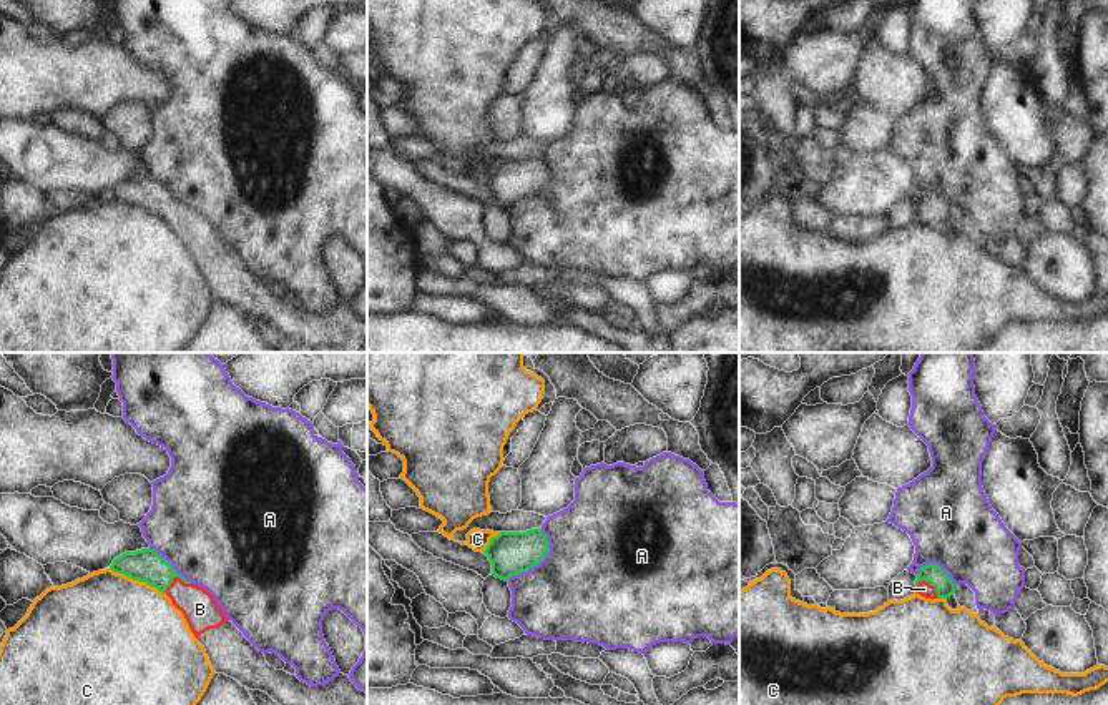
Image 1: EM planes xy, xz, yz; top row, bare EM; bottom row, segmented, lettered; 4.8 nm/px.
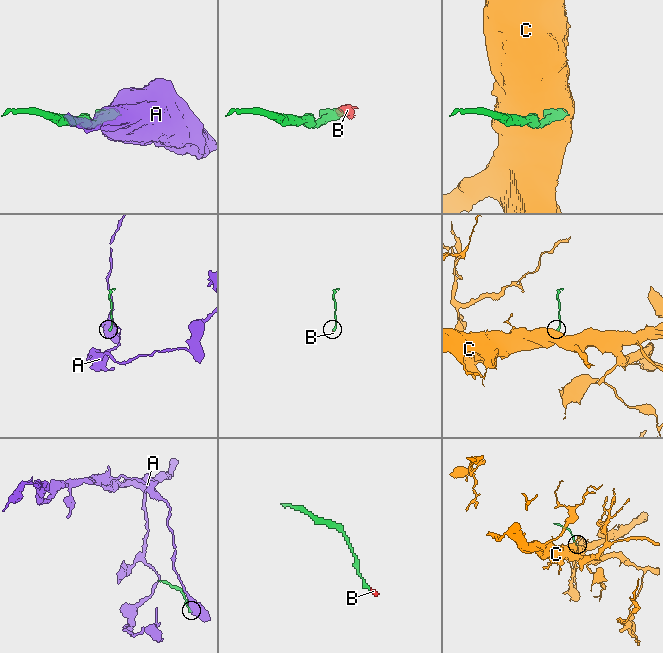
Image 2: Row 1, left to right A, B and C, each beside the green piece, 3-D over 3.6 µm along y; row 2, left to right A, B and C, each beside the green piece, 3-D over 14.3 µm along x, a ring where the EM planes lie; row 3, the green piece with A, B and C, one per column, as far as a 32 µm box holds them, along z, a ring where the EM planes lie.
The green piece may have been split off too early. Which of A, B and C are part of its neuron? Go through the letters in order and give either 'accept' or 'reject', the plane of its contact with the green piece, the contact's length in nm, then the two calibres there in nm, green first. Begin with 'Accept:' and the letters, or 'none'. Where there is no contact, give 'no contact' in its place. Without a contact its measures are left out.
Accept: B
A: reject; contact in xz; length 300 nm; calibres 200 and 480 nm
B: accept; contact in xy; length 140 nm; calibres 160 and 170 nm
C: reject; contact in xy; length 300 nm; calibres 160 and 480 nm

